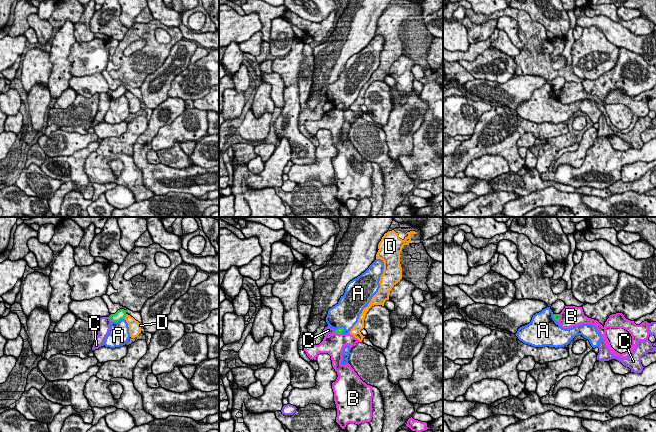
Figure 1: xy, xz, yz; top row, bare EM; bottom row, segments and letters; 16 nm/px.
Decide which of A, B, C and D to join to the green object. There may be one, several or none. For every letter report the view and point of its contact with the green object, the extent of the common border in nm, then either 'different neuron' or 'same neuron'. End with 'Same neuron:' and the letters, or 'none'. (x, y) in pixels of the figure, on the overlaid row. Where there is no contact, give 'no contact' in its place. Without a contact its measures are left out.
A: xy (117, 321) | 200 nm | different neuron
B: xz (338, 333) | 130 nm | different neuron
C: xy (110, 319) | 110 nm | different neuron
D: xy (125, 315) | 110 nm | different neuron
Same neuron: none

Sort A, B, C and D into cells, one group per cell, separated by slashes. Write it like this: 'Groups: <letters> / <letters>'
Groups: A / B / C / D

